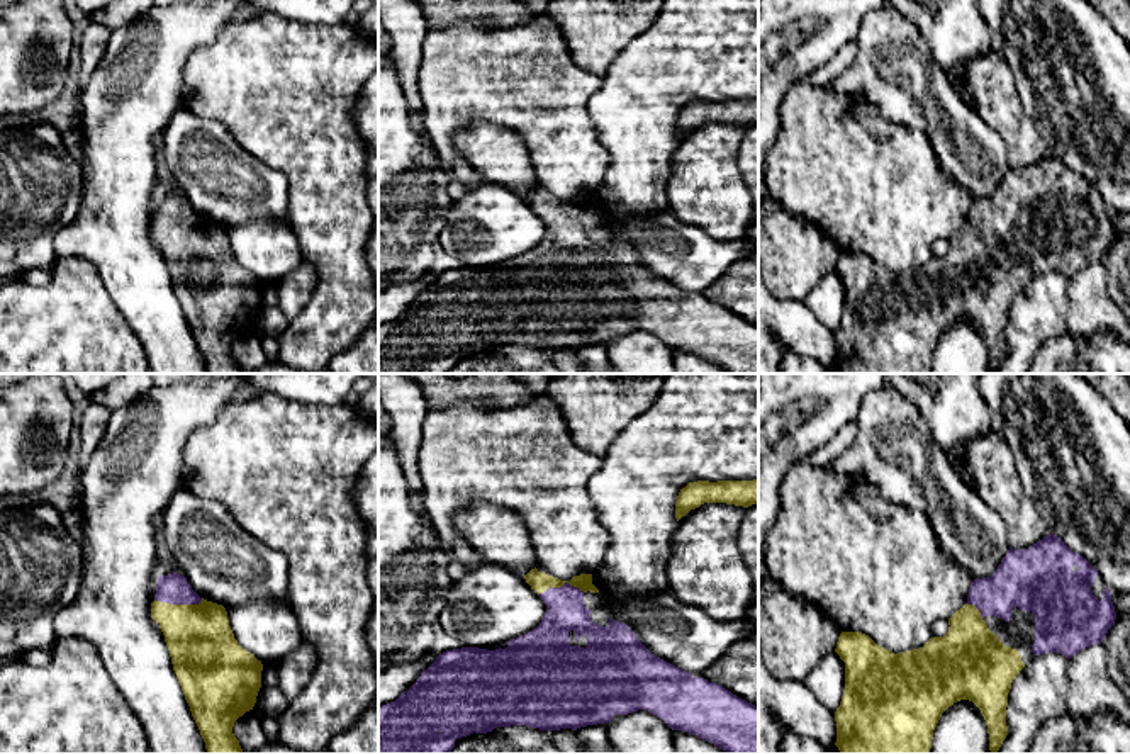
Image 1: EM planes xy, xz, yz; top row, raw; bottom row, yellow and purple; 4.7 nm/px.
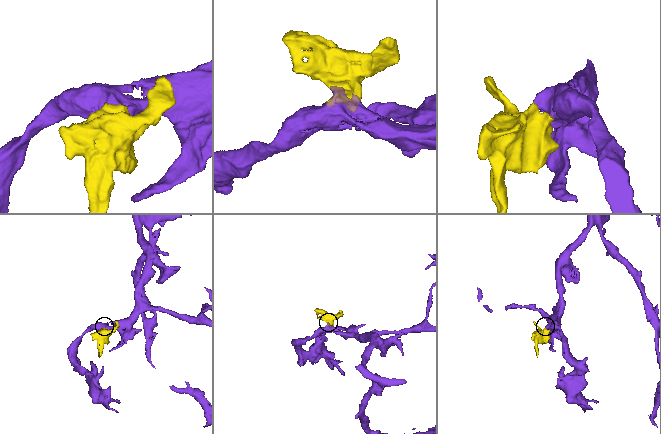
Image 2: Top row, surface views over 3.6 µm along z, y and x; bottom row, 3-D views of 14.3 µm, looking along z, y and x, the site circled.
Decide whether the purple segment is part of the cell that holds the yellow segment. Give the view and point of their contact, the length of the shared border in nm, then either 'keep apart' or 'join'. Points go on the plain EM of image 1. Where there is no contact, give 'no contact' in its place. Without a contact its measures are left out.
xy (179, 225) | 240 nm | join

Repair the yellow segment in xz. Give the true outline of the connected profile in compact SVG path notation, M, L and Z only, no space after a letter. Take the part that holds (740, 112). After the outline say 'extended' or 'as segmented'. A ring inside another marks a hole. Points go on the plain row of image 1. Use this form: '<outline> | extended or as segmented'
M758 98L753 100L697 100L680 109L675 121L677 141L704 122L726 122L748 127L758 124Z | as segmented

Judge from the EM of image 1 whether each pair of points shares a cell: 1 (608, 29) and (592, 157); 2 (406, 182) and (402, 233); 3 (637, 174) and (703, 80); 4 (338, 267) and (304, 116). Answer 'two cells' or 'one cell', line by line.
1: two cells
2: one cell
3: one cell
4: one cell

